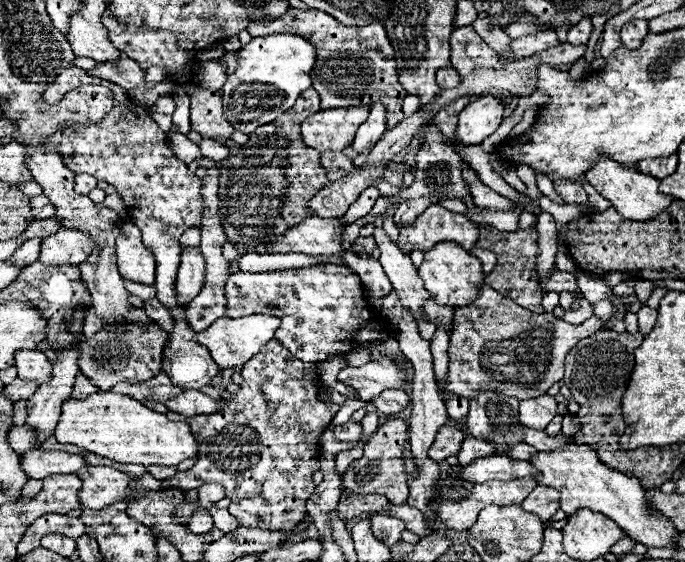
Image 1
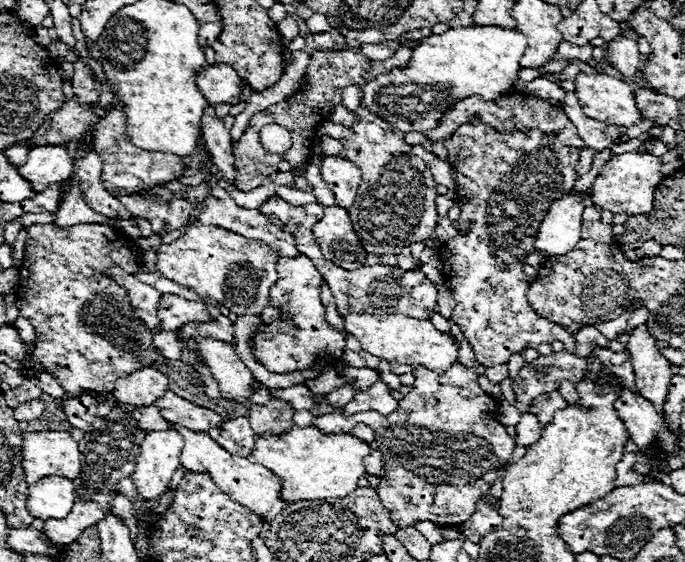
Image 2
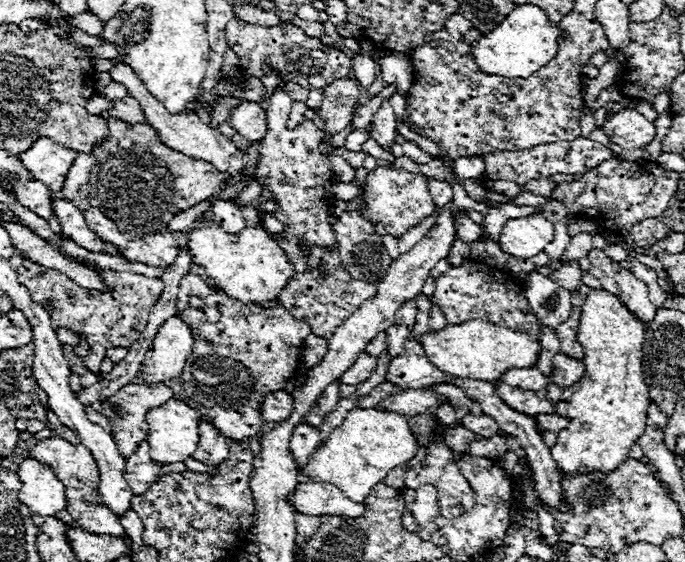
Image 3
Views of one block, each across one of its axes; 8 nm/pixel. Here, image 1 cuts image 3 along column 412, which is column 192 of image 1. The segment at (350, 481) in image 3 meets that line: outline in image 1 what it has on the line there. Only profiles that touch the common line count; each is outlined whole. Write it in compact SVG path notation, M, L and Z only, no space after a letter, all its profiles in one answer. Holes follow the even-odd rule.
M94 392L84 400L68 398L62 404L62 418L54 436L60 444L74 444L122 464L178 466L182 460L198 454L198 442L186 422L172 422L132 396L114 392Z

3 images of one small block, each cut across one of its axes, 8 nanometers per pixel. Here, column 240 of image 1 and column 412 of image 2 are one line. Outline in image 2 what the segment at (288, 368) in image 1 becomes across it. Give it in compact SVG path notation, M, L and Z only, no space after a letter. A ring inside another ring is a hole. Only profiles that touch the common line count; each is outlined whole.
M454 362L452 368L448 368L448 372L442 374L416 366L412 374L414 374L412 390L404 394L402 400L398 400L398 408L392 414L388 416L382 416L378 412L358 412L352 416L324 414L314 420L314 426L318 426L322 432L346 434L358 422L364 422L376 432L376 442L382 446L382 452L386 454L386 458L382 460L386 476L378 480L376 494L384 504L384 508L390 510L390 518L396 522L398 528L412 526L418 520L432 520L438 526L462 524L476 512L476 502L492 488L496 480L496 476L482 474L496 474L496 470L502 468L502 464L512 458L514 440L506 432L506 426L502 426L496 420L498 402L478 386L478 374L474 374L464 364Z

